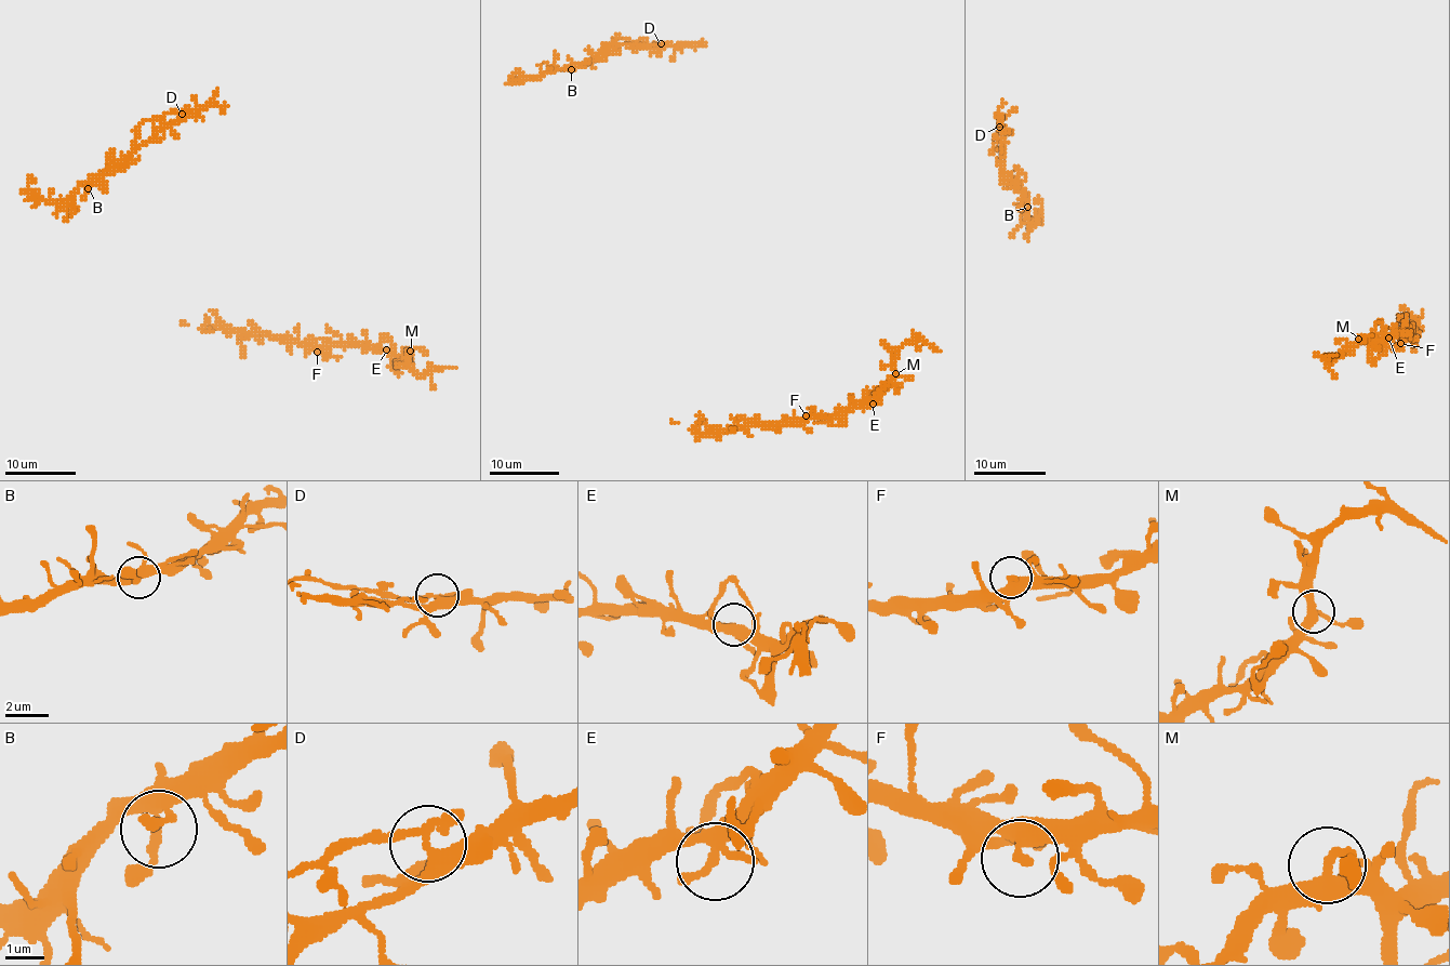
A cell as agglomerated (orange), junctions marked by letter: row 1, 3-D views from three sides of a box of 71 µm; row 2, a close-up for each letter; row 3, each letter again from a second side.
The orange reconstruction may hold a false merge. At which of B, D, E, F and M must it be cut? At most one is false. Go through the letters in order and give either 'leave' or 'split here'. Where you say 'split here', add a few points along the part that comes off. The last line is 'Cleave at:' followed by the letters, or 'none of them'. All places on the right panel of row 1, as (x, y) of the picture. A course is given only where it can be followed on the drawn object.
B: leave
D: split here; foreign part runs (999, 128), (990, 154)
E: leave
F: leave
M: leave
Cleave at: D

